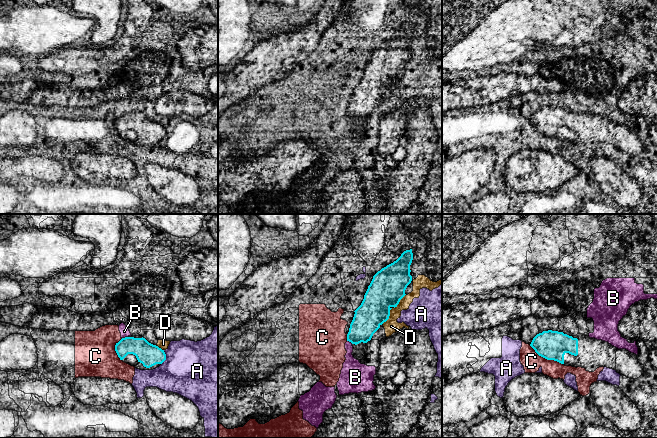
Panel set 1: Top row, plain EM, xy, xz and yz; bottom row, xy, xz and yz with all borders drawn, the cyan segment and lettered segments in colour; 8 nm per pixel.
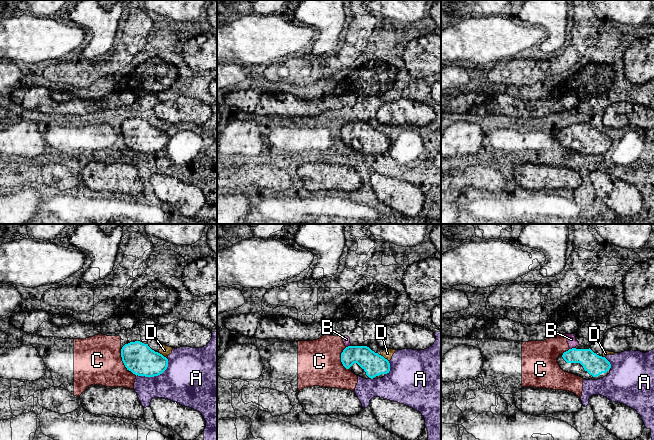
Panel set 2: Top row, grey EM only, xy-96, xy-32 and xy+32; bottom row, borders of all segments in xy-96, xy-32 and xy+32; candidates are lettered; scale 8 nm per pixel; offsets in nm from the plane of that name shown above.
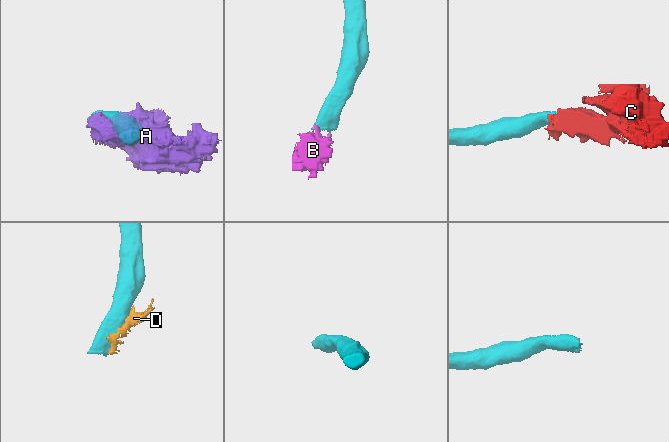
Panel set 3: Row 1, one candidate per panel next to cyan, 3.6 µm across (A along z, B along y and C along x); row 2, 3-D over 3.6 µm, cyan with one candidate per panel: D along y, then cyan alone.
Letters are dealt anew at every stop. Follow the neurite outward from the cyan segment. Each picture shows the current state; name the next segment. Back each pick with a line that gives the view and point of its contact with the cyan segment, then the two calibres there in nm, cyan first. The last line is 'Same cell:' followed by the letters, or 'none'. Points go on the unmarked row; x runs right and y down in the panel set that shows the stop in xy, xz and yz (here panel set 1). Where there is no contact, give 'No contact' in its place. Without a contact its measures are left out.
Same cell: none

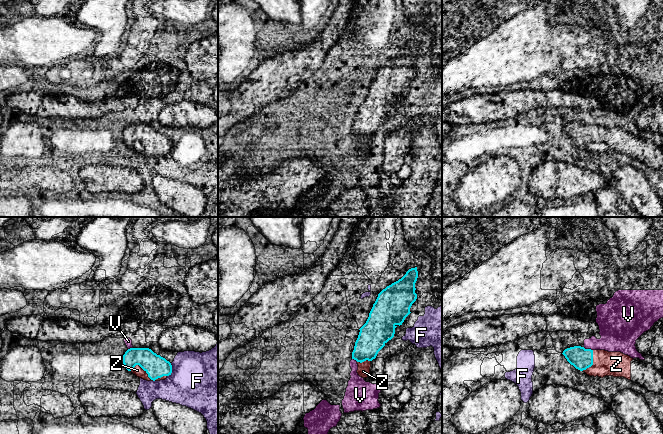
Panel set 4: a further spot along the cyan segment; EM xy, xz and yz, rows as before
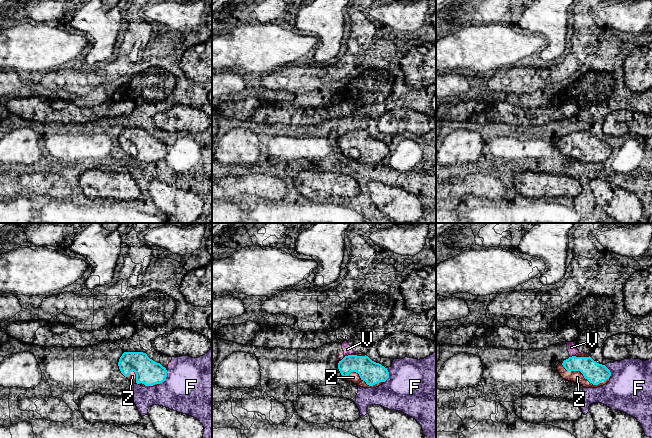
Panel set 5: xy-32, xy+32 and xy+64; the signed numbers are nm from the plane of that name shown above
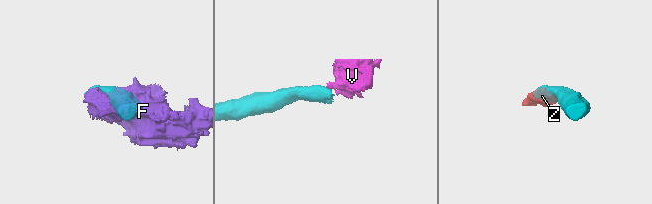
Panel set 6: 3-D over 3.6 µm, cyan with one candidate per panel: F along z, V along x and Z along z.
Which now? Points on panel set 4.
Z: Touches cyan at xy (148, 152). Thickness 180 nm (cyan) against 80 nm
Same cell: Z

